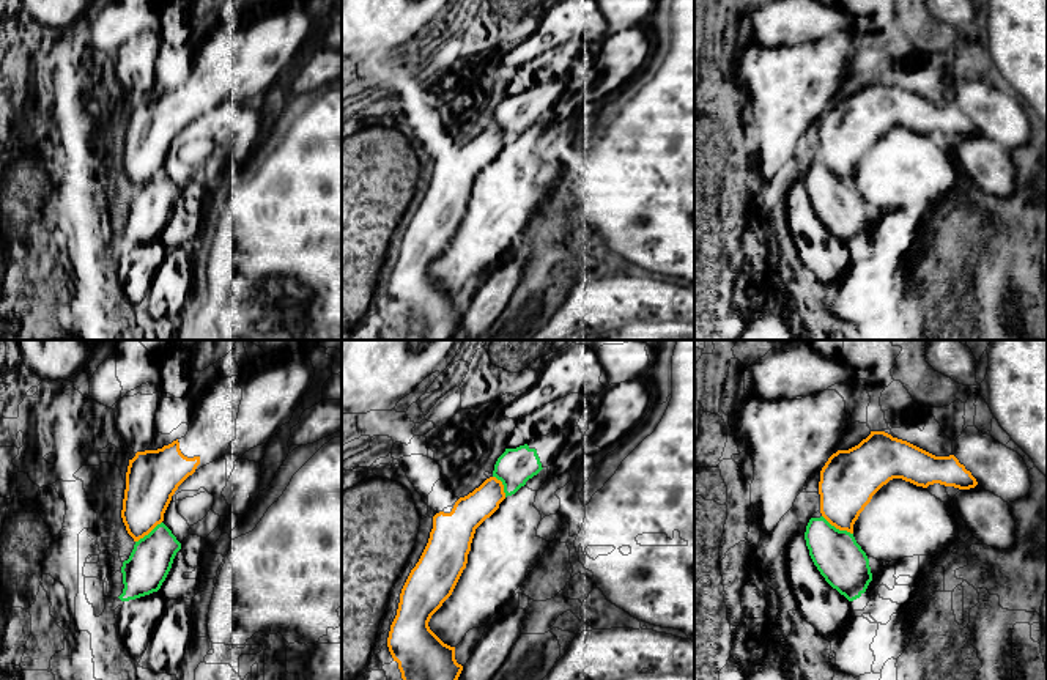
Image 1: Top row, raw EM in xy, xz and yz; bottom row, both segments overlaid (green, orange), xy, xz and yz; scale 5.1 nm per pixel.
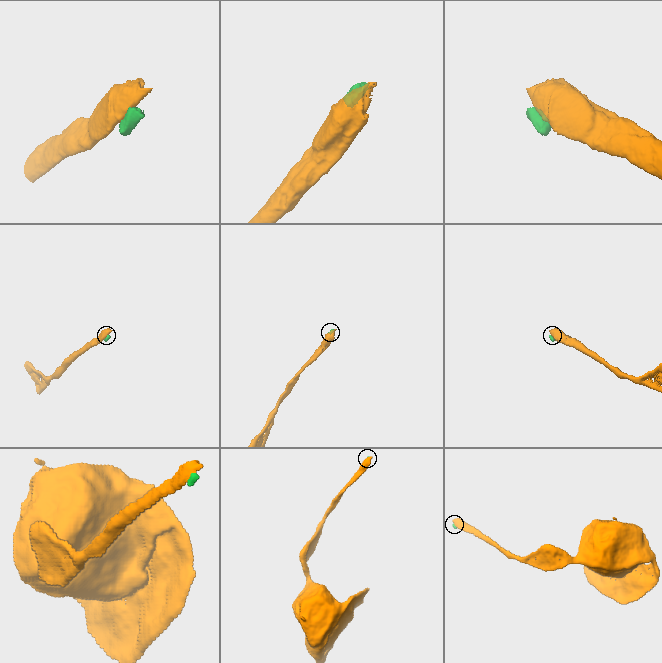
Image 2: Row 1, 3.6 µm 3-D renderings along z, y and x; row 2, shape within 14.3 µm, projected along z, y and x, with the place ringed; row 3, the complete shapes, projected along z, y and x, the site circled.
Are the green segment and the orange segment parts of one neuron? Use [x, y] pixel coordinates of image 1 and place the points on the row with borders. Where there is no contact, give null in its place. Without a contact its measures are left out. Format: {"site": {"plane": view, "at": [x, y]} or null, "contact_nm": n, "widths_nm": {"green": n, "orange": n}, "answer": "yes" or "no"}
{"site": {"plane": "yz", "at": [838, 529]}, "contact_nm": 190, "widths_nm": {"green": 240, "orange": 280}, "answer": "no"}

